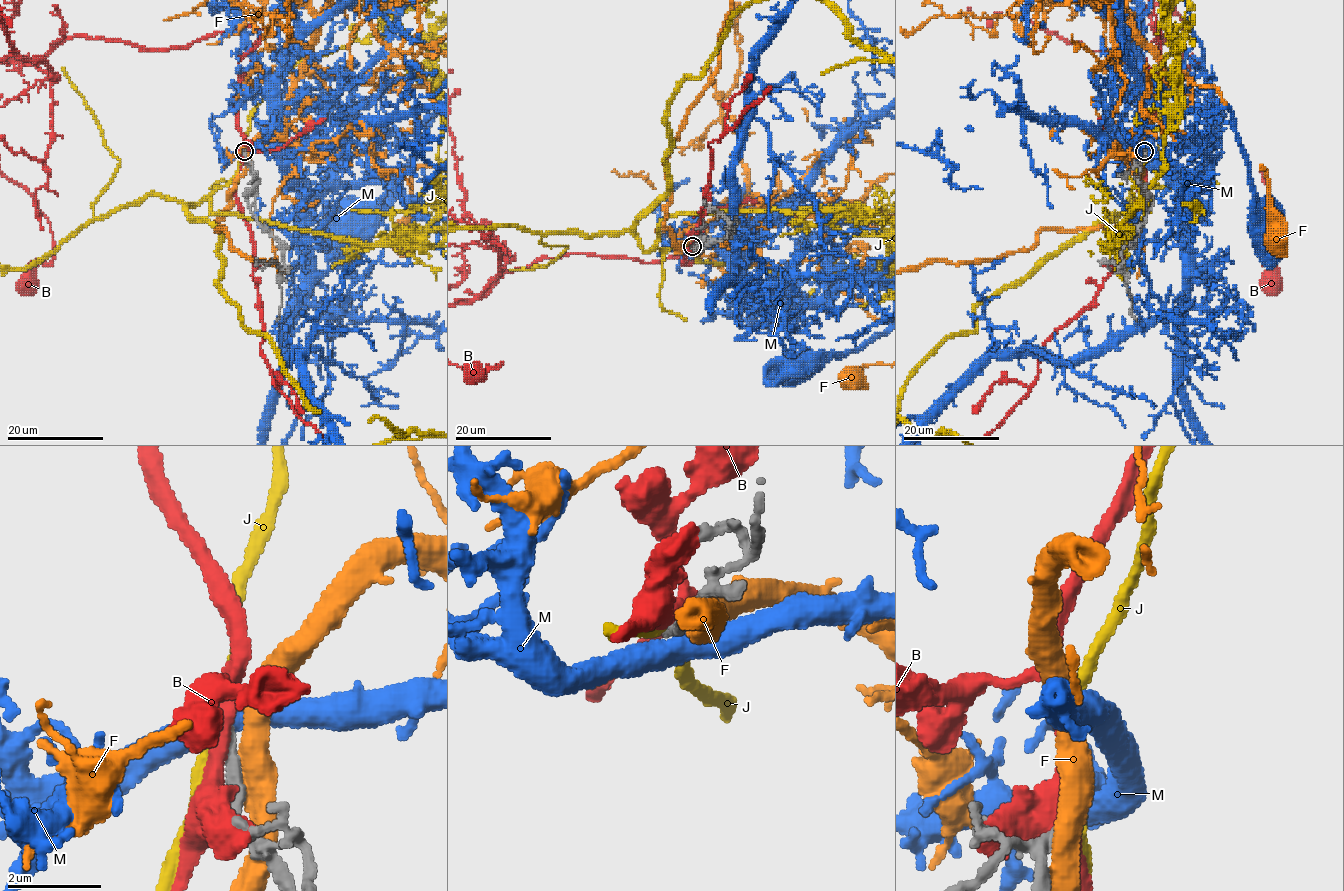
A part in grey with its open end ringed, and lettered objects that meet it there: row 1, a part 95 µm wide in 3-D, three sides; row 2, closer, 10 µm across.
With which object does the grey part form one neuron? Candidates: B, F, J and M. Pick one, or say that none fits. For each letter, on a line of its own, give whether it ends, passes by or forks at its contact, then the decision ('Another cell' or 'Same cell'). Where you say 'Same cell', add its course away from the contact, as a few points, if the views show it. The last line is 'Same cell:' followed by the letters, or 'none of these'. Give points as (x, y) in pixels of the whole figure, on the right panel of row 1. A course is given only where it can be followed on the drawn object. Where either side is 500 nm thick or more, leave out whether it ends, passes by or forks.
B: It passes by. Another cell
F: Another cell
J: It passes by. Another cell
M: Another cell
Same cell: none of these

